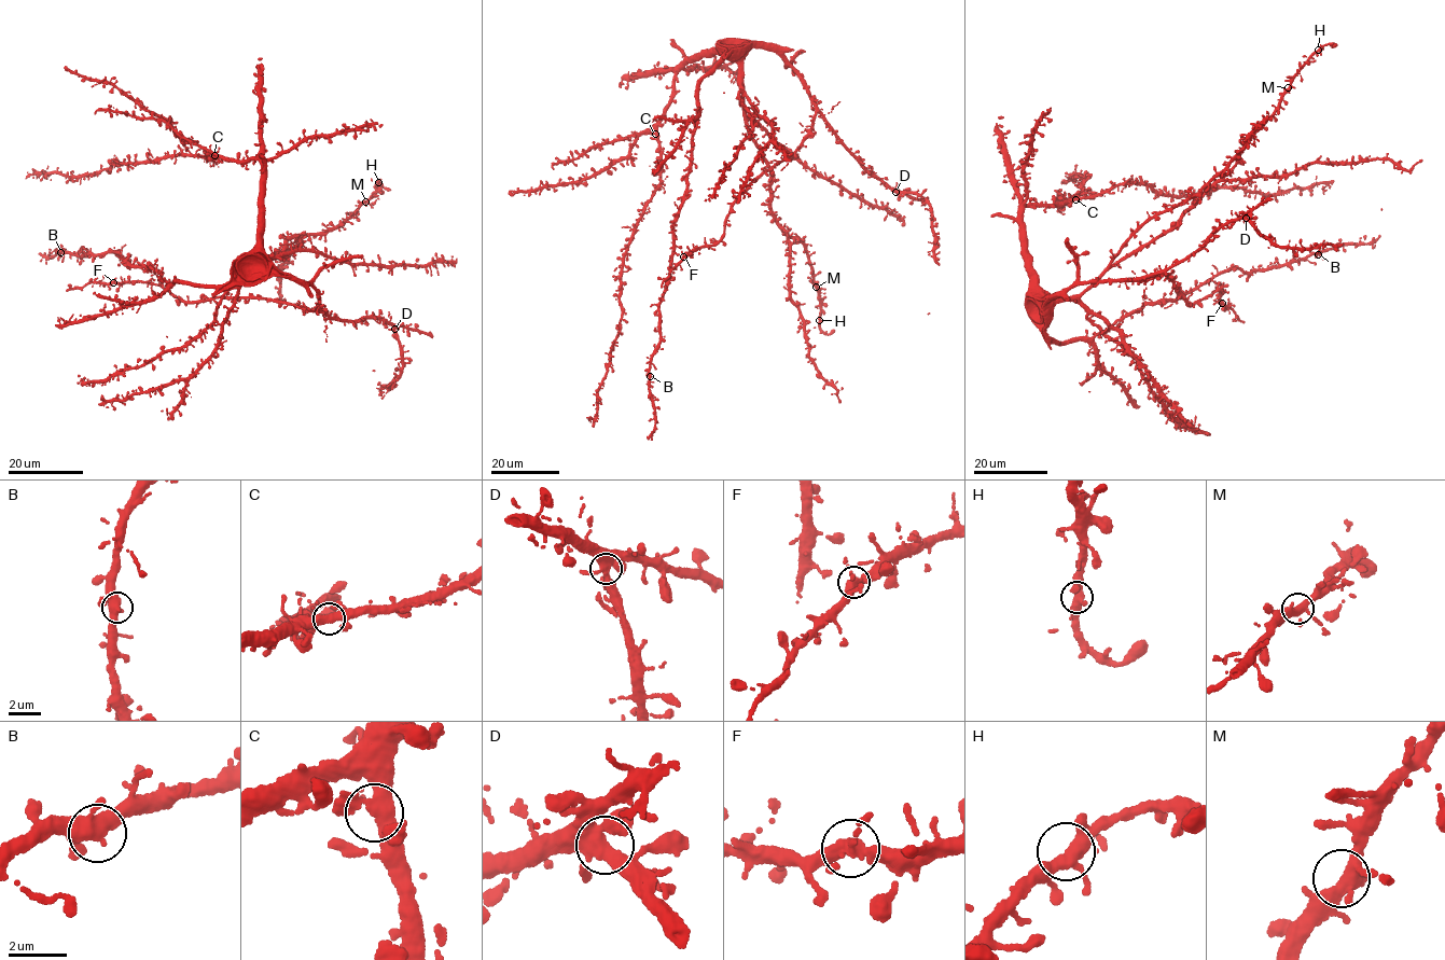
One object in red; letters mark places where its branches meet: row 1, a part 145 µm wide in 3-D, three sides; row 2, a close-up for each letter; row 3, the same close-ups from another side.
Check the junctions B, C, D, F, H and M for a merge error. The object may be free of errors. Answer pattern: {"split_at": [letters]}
{"split_at": []}

